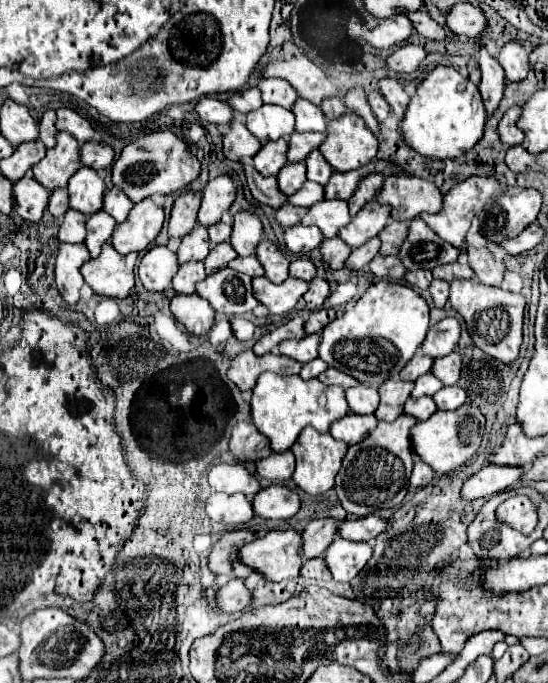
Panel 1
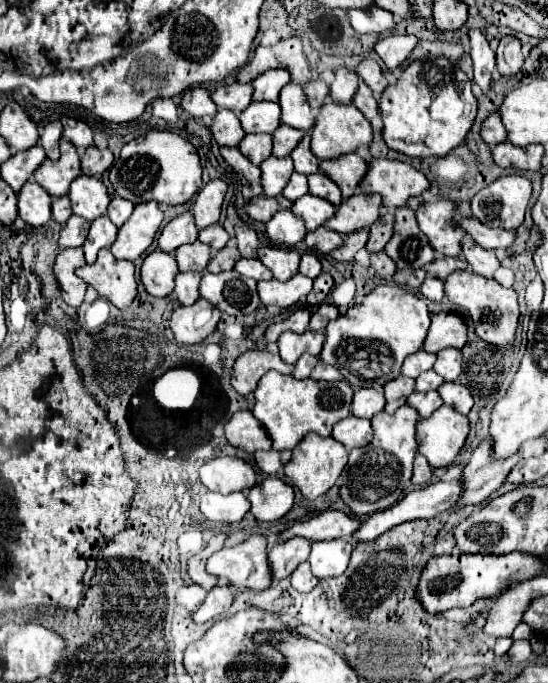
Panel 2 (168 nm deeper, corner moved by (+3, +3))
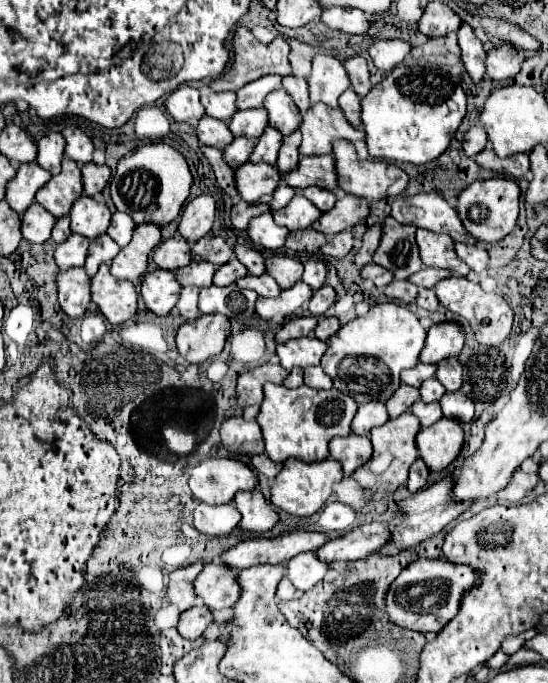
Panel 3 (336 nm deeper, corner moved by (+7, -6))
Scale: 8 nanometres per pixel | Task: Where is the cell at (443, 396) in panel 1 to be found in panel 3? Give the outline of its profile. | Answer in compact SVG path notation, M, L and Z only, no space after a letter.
M460 391L444 393L442 399L440 399L440 405L442 405L444 417L456 419L460 425L470 423L472 417L474 417L474 401Z

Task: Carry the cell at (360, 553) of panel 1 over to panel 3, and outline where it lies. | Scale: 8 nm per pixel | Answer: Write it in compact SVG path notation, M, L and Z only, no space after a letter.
M308 551L296 555L286 563L286 577L294 583L294 587L308 591L324 579L328 569L330 569L328 561L322 561L314 551Z

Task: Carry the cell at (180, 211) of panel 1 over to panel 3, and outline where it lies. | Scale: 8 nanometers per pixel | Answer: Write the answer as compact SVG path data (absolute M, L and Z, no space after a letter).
M174 235L174 237L162 241L154 249L152 259L158 267L176 271L178 267L184 267L186 263L190 263L190 245L182 235Z

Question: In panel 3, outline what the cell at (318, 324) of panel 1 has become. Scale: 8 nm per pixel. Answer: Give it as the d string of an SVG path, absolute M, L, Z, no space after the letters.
M322 317L314 329L314 335L320 341L328 341L330 335L334 335L338 331L338 319L336 317Z

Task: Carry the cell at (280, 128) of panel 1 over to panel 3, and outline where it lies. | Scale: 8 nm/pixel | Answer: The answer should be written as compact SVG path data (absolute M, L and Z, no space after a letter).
M246 109L238 111L230 121L230 131L234 137L248 137L258 139L262 131L268 127L268 111L262 109Z

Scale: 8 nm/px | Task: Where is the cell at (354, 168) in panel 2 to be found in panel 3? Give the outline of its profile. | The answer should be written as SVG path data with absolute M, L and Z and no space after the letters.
M334 155L302 157L298 169L286 173L284 181L296 189L306 189L310 185L316 185L316 187L322 187L322 189L334 193L338 189L336 159L334 159Z

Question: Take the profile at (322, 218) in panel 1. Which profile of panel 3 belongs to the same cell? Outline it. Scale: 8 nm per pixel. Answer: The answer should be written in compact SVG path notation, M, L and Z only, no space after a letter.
M298 191L298 195L294 195L294 199L292 199L290 205L274 211L272 215L274 215L274 221L278 225L286 227L288 231L300 231L300 229L308 229L322 215L322 211L318 211L318 207L314 207Z

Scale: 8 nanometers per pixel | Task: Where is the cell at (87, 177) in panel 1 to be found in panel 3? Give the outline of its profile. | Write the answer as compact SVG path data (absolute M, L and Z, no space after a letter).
M82 195L80 199L76 199L70 209L72 231L86 235L88 239L94 239L106 233L110 225L110 217L112 213L108 211L106 203L96 197L88 197L88 195Z

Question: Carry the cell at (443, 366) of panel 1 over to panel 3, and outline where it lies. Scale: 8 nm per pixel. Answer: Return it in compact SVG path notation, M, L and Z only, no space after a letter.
M456 357L442 359L436 365L436 379L446 387L446 391L458 391L462 387L462 365Z

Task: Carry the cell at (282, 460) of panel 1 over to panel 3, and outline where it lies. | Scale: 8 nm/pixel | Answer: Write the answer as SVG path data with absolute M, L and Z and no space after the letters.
M254 455L254 457L252 457L252 465L256 467L256 471L258 471L258 473L266 475L268 479L276 477L276 475L278 475L278 471L282 469L282 465L280 465L280 463L270 461L266 455Z

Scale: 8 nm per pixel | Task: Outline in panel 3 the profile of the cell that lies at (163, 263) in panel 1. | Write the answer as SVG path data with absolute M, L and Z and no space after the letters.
M154 269L148 271L142 279L140 293L150 311L156 315L168 315L172 313L178 295L180 295L180 285L176 283L176 277L168 269Z

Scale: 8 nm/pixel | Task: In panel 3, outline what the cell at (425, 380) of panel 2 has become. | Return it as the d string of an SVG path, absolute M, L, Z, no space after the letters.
M436 377L432 379L426 379L422 385L420 385L420 399L430 403L430 401L438 401L442 395L444 395L444 387L438 383Z

